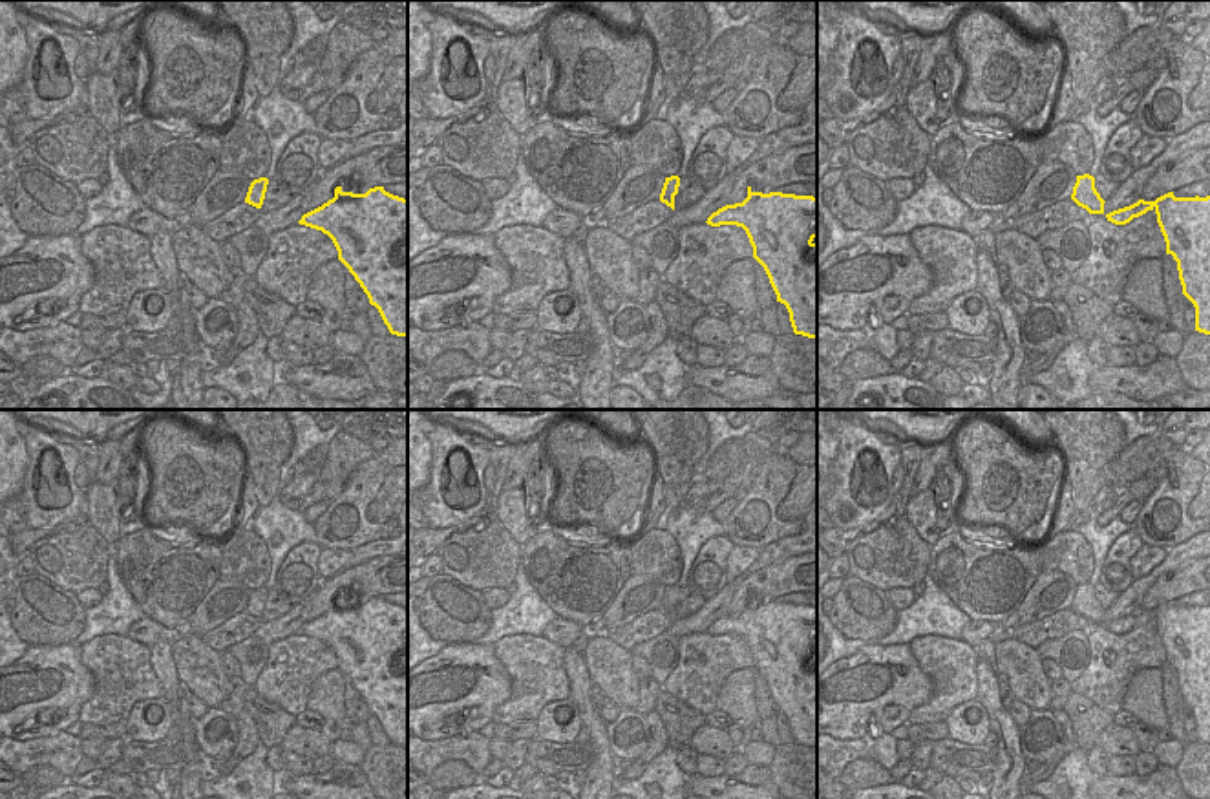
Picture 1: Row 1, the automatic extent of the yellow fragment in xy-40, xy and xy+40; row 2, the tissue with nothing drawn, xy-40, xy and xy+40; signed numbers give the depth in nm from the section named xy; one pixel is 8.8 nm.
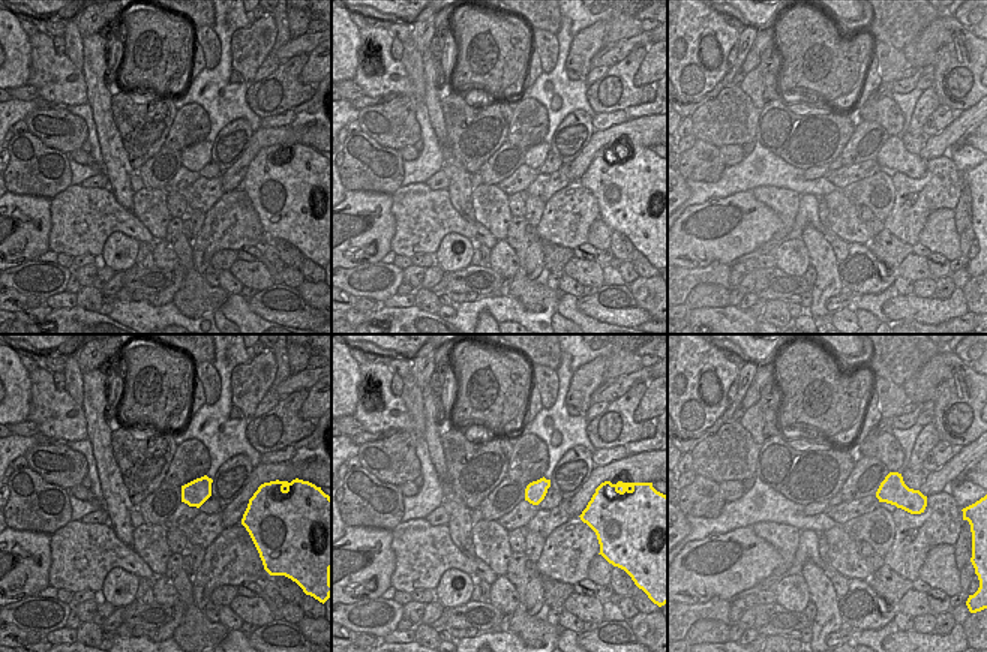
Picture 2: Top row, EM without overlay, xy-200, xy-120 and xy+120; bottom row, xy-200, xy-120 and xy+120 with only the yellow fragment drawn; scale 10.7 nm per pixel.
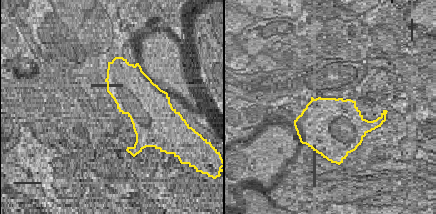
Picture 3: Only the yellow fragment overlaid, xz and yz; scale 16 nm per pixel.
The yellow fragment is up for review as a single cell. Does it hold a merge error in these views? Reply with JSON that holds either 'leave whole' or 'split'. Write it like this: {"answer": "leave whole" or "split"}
{"answer": "leave whole"}

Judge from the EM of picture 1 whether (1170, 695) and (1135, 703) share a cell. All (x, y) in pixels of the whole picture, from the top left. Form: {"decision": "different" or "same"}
{"decision": "different"}

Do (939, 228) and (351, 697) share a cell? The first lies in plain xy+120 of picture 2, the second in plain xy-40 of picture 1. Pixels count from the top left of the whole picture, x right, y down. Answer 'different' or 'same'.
different

